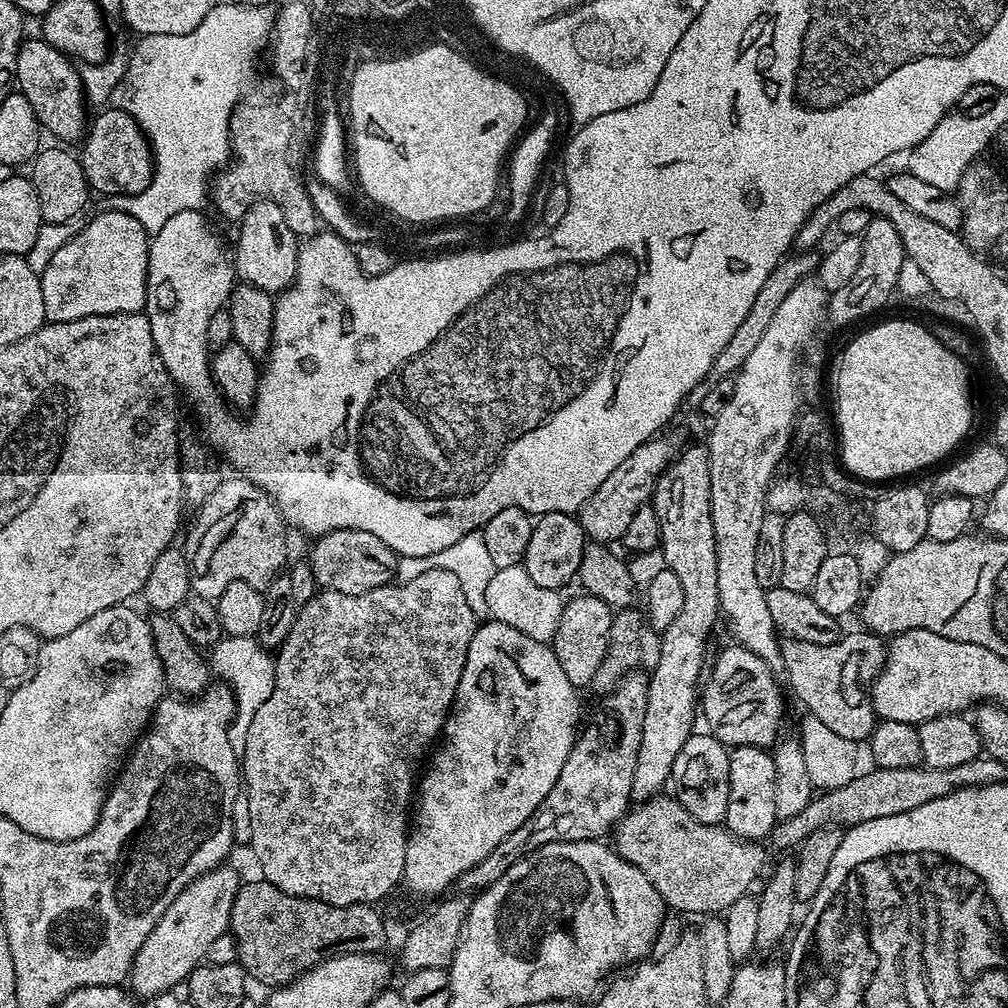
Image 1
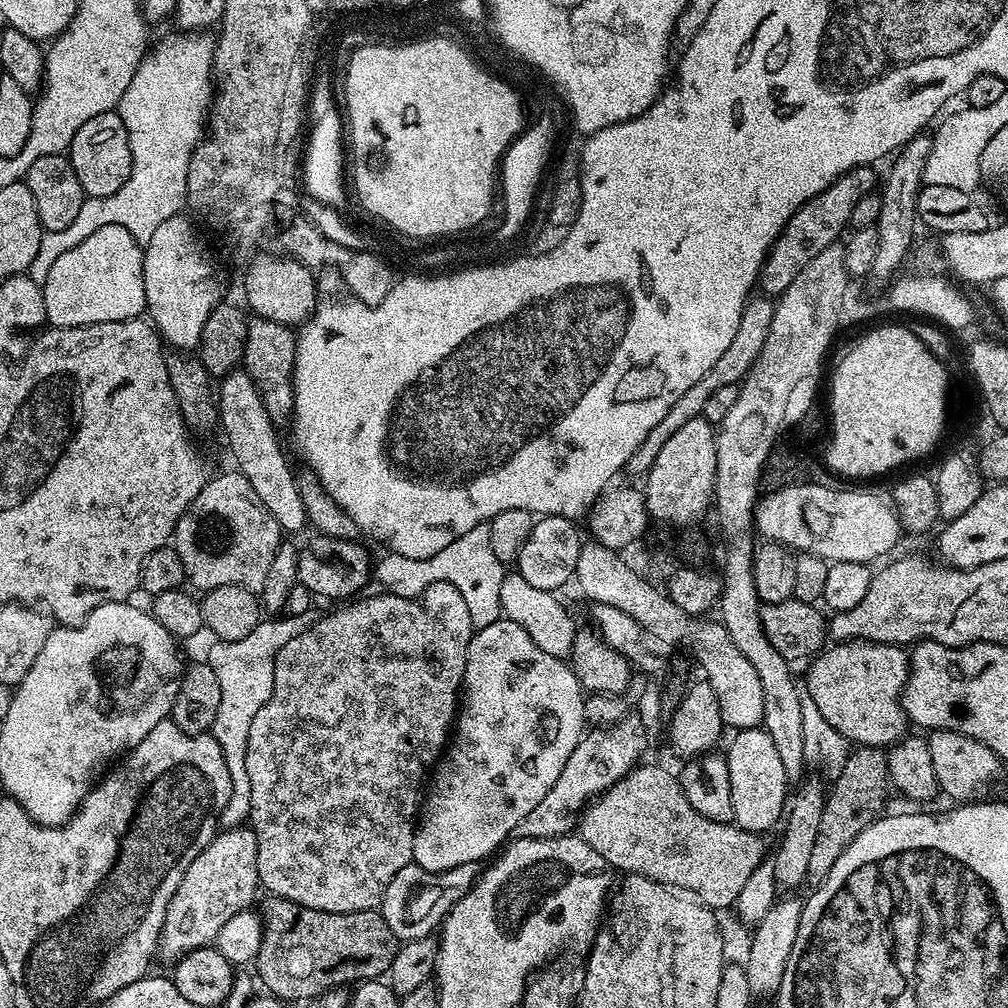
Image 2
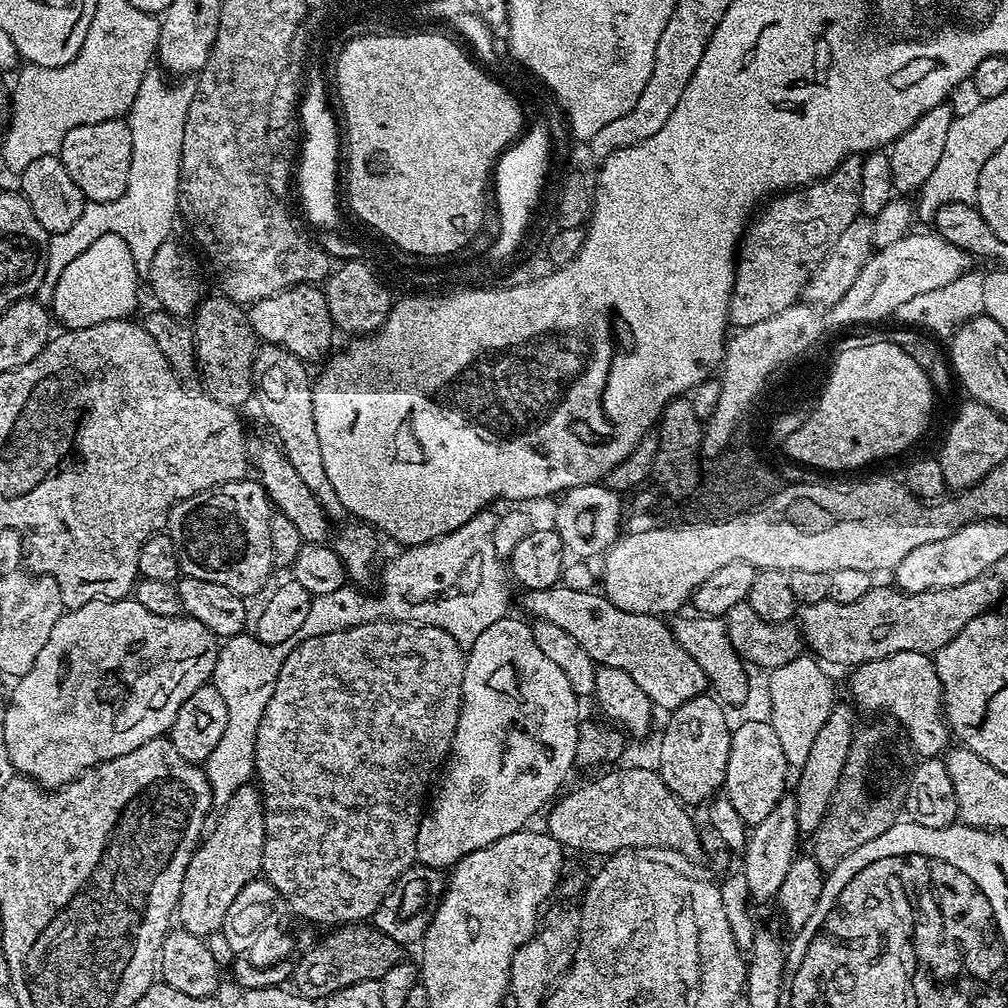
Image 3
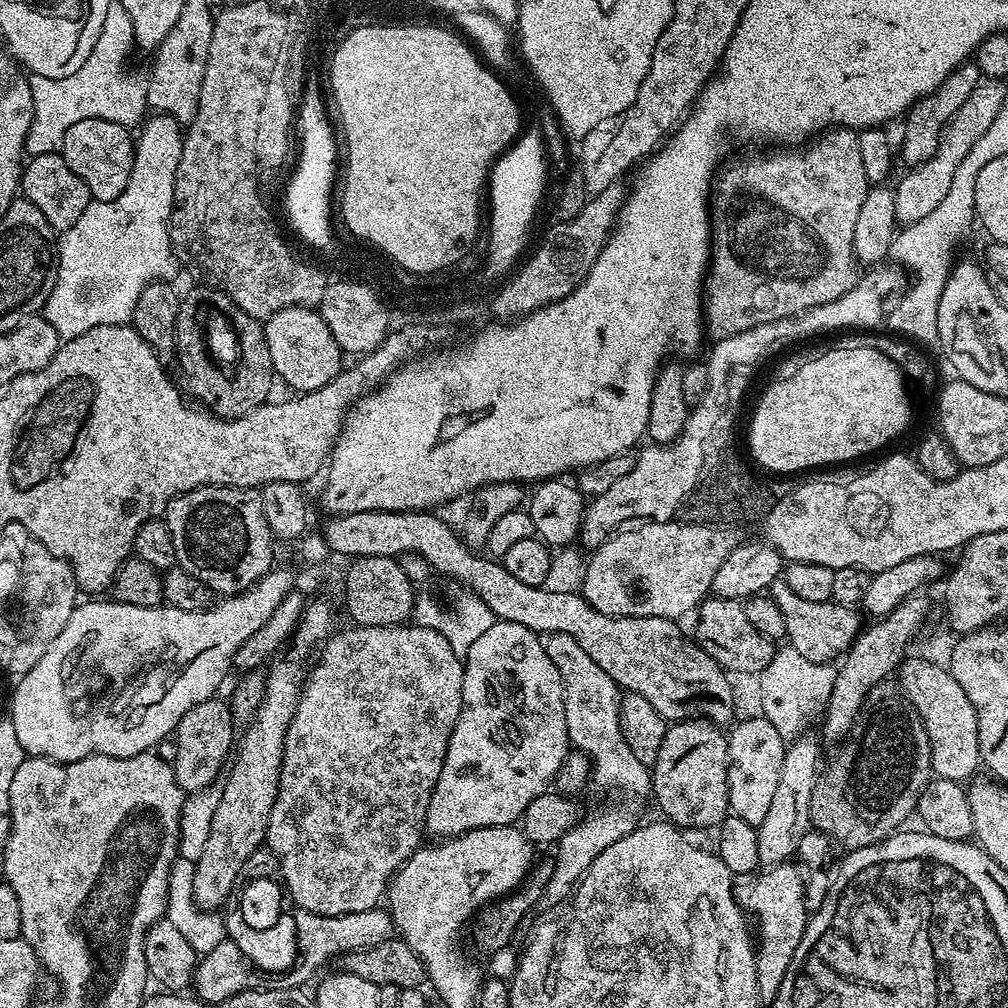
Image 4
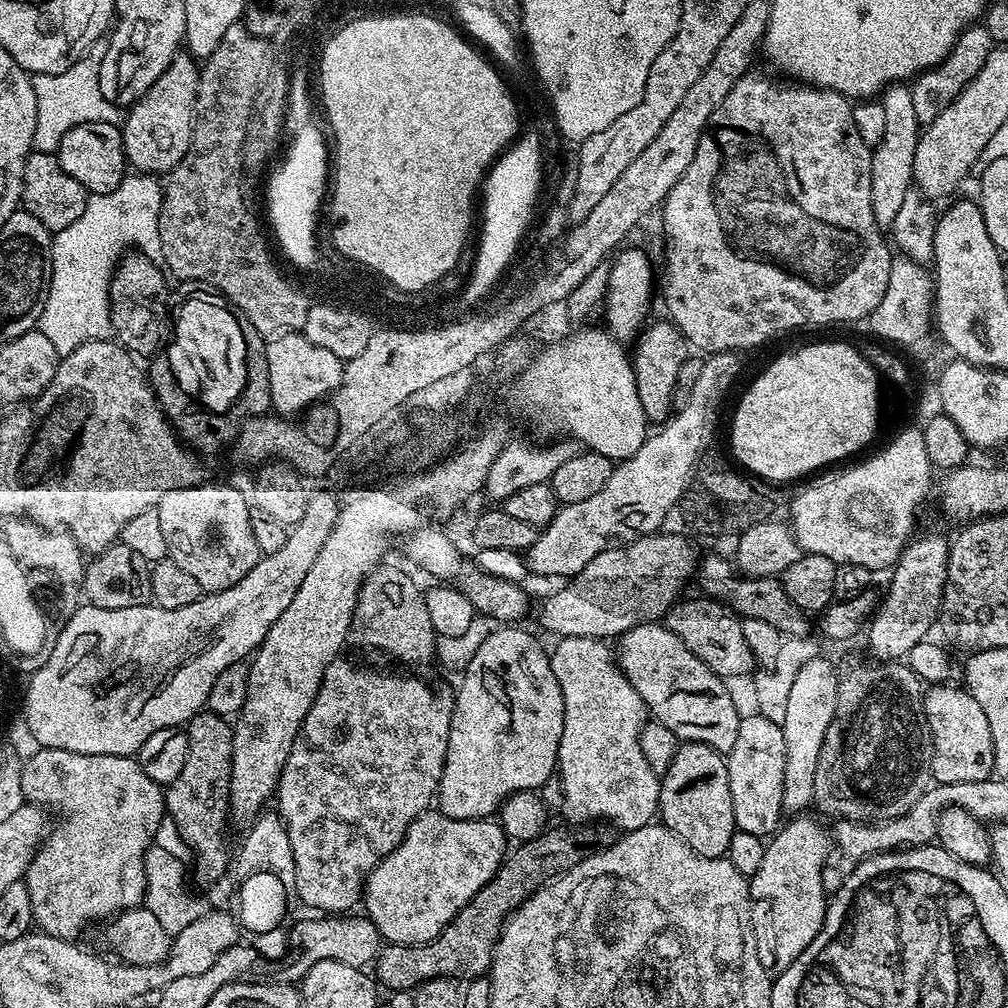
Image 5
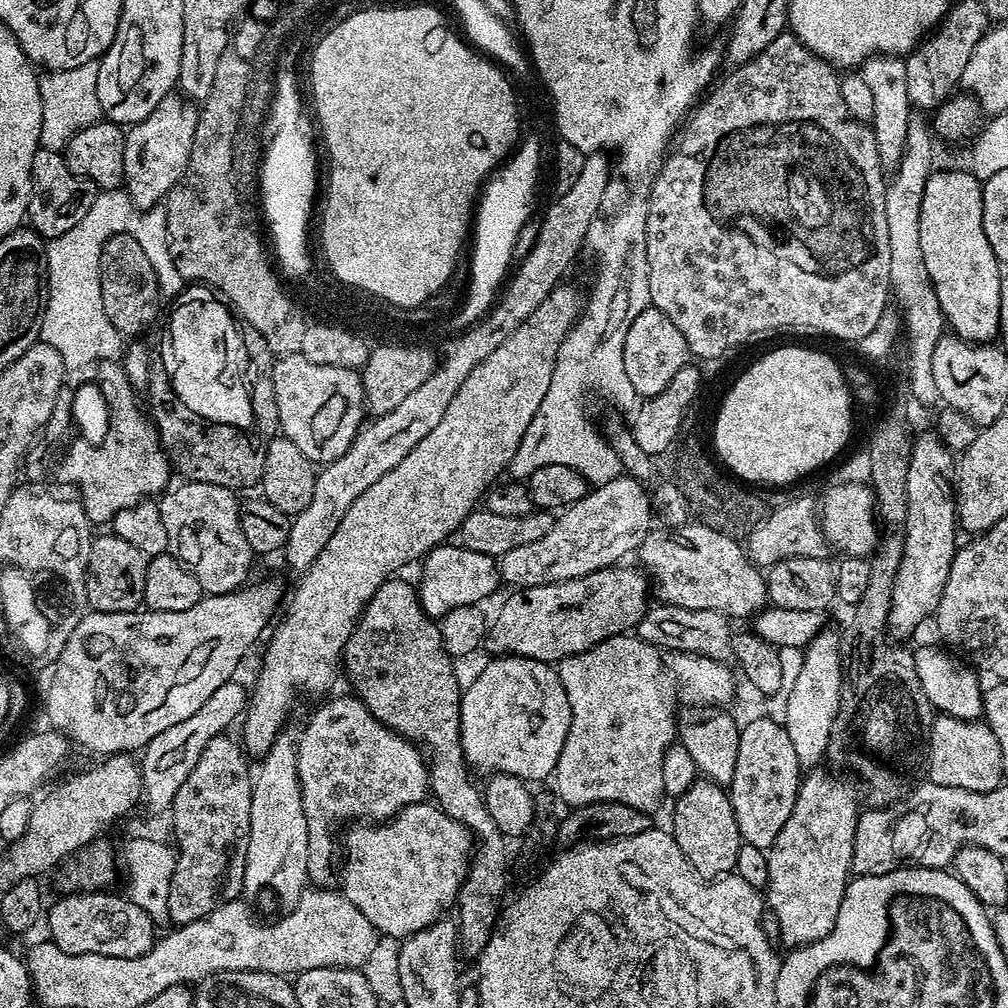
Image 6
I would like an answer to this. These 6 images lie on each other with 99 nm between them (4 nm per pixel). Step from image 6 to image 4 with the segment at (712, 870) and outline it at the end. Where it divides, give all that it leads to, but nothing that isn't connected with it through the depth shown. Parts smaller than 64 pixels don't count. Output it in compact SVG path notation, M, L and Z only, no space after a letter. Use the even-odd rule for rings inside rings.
M689 718L671 723L652 766L652 796L669 823L688 828L717 827L729 813L728 739L707 719Z

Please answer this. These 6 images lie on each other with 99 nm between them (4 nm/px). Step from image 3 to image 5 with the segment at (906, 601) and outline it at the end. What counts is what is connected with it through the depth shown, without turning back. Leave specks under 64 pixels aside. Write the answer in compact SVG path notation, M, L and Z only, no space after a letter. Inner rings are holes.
M708 556L699 561L698 580L705 597L714 600L723 600L737 616L743 618L762 618L762 622L770 622L785 637L807 637L809 617L790 598L786 598L786 590L779 579L767 576L766 578L741 578L731 559L723 560L720 556Z

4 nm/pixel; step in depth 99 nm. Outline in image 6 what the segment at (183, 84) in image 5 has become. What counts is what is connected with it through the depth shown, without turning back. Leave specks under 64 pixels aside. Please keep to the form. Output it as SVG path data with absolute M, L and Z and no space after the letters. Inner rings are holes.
M170 94L124 134L124 182L128 197L141 210L155 208L167 197L190 162L194 130L200 117L197 105L183 95Z

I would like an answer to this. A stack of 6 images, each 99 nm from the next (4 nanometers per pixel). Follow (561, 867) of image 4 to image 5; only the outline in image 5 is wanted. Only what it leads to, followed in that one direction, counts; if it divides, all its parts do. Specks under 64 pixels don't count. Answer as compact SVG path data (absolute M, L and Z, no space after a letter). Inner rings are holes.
M561 636L550 648L548 661L558 678L564 703L564 729L558 746L558 775L565 790L562 816L569 825L607 822L617 830L633 832L657 819L661 777L650 770L650 762L642 755L640 731L649 719L649 711L638 698L638 690L630 686L613 653L595 636Z

